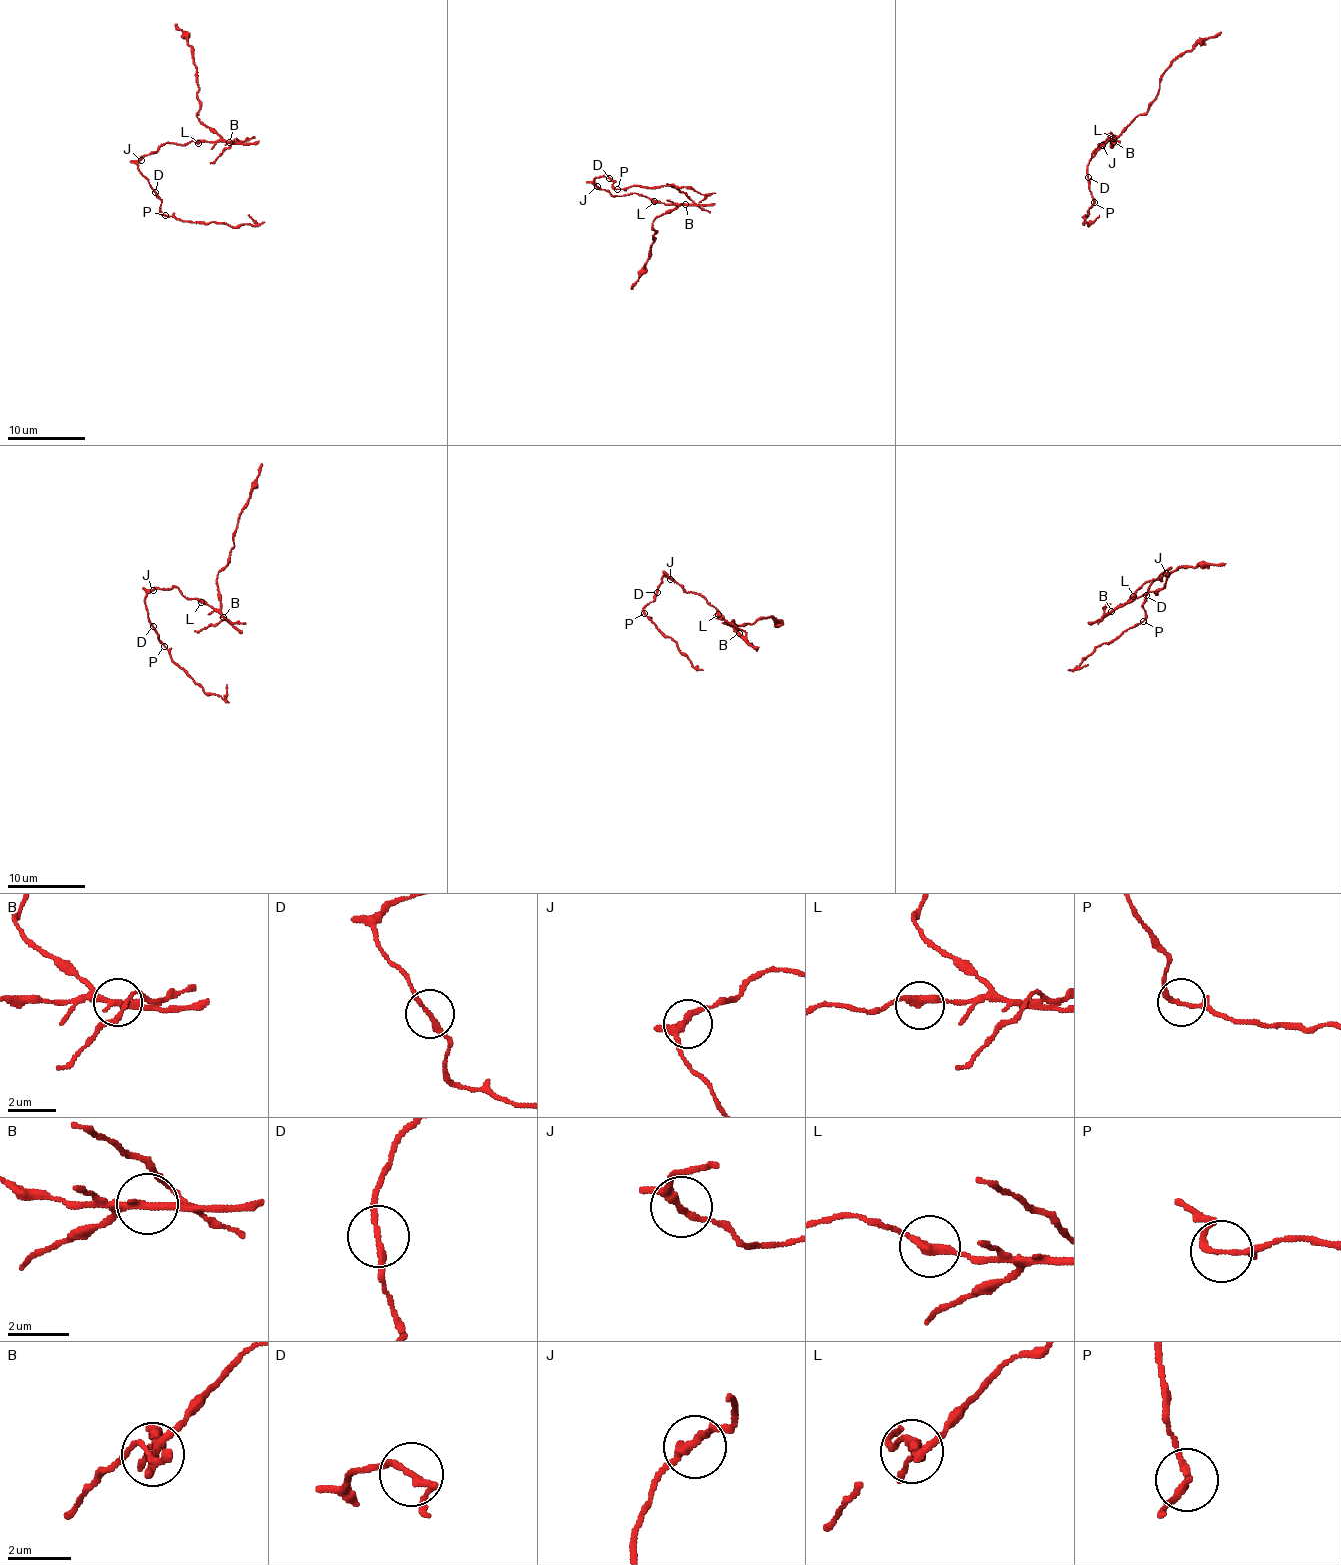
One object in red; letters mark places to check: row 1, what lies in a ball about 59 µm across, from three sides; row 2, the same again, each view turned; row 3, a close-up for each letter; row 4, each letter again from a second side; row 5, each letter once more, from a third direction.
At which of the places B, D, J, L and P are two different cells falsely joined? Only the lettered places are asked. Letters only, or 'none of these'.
B, P

